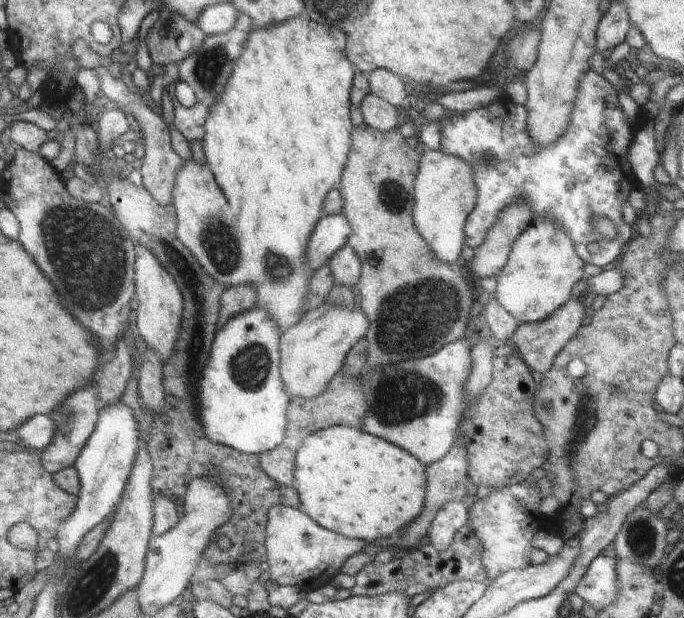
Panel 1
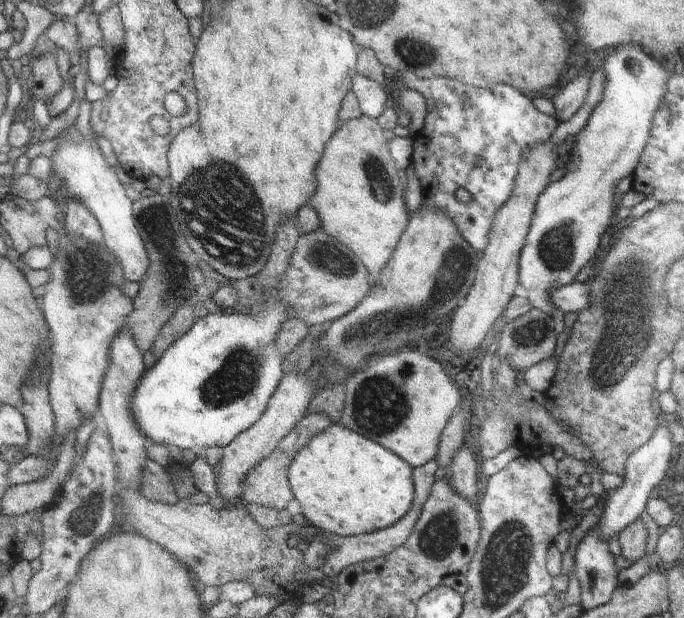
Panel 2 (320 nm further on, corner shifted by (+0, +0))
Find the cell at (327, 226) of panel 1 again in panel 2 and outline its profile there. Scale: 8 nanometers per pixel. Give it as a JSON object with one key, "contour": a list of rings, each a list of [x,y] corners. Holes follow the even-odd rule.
{"contour":[[[267,301],[263,304],[263,307],[258,311],[248,312],[234,312],[226,313],[208,313],[206,316],[199,317],[199,320],[192,325],[192,328],[180,337],[178,341],[175,341],[170,348],[164,352],[164,354],[158,358],[158,361],[154,363],[148,369],[146,374],[140,378],[135,388],[135,393],[131,396],[131,413],[135,422],[135,425],[140,429],[143,435],[146,435],[152,444],[168,444],[168,446],[176,446],[176,448],[182,448],[186,450],[192,450],[194,446],[198,448],[214,448],[214,446],[225,447],[230,445],[240,433],[244,433],[247,428],[254,425],[255,422],[262,416],[262,413],[268,406],[268,401],[272,398],[274,391],[278,388],[279,382],[283,378],[282,363],[283,360],[275,347],[275,336],[281,329],[281,324],[286,322],[287,307],[285,303],[280,301]]]}

